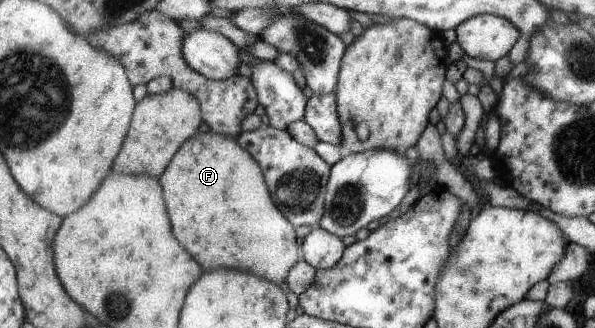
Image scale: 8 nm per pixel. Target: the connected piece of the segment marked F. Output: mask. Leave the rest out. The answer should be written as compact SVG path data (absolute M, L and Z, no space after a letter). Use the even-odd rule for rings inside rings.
M199 132L188 138L181 146L181 154L173 158L173 166L161 174L159 182L165 186L165 206L169 206L169 222L173 222L173 234L177 234L181 246L205 266L205 270L215 268L235 268L251 272L273 284L283 285L289 269L297 260L297 246L293 225L279 214L273 206L272 195L268 190L262 170L255 159L236 141L220 134Z

